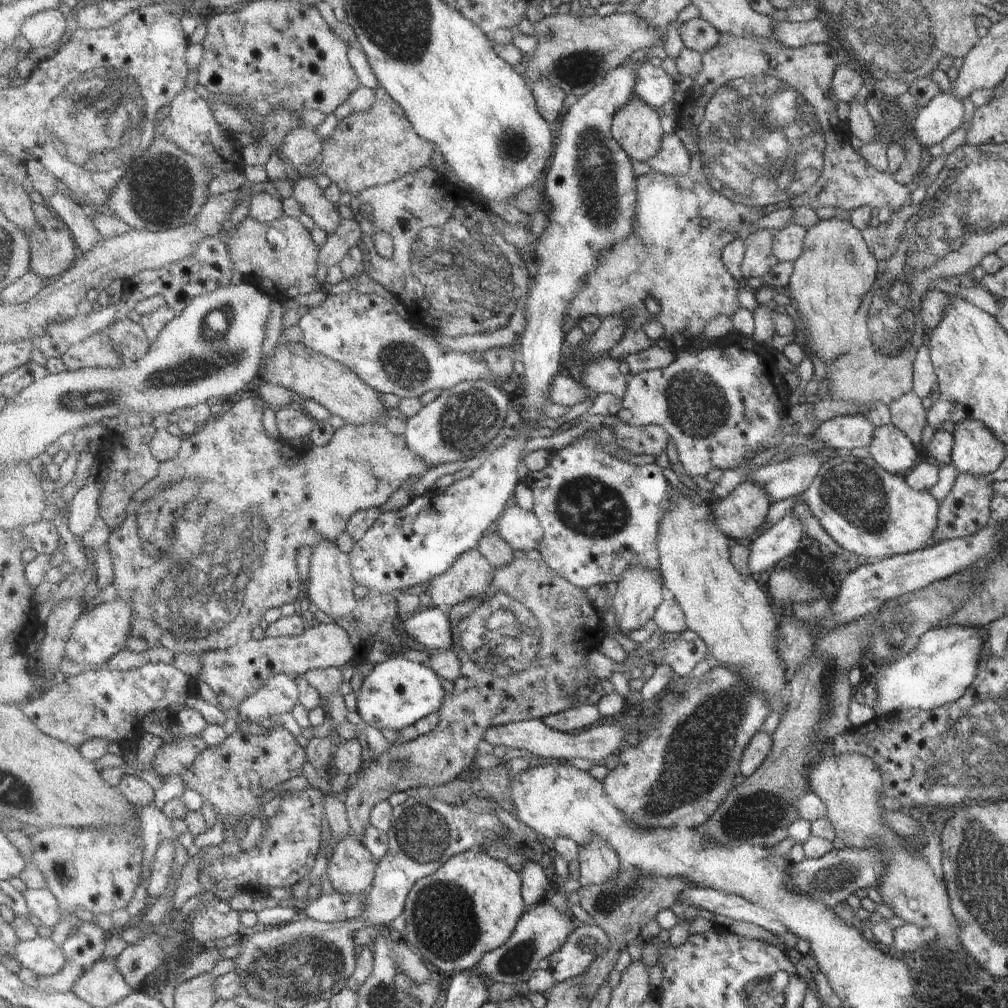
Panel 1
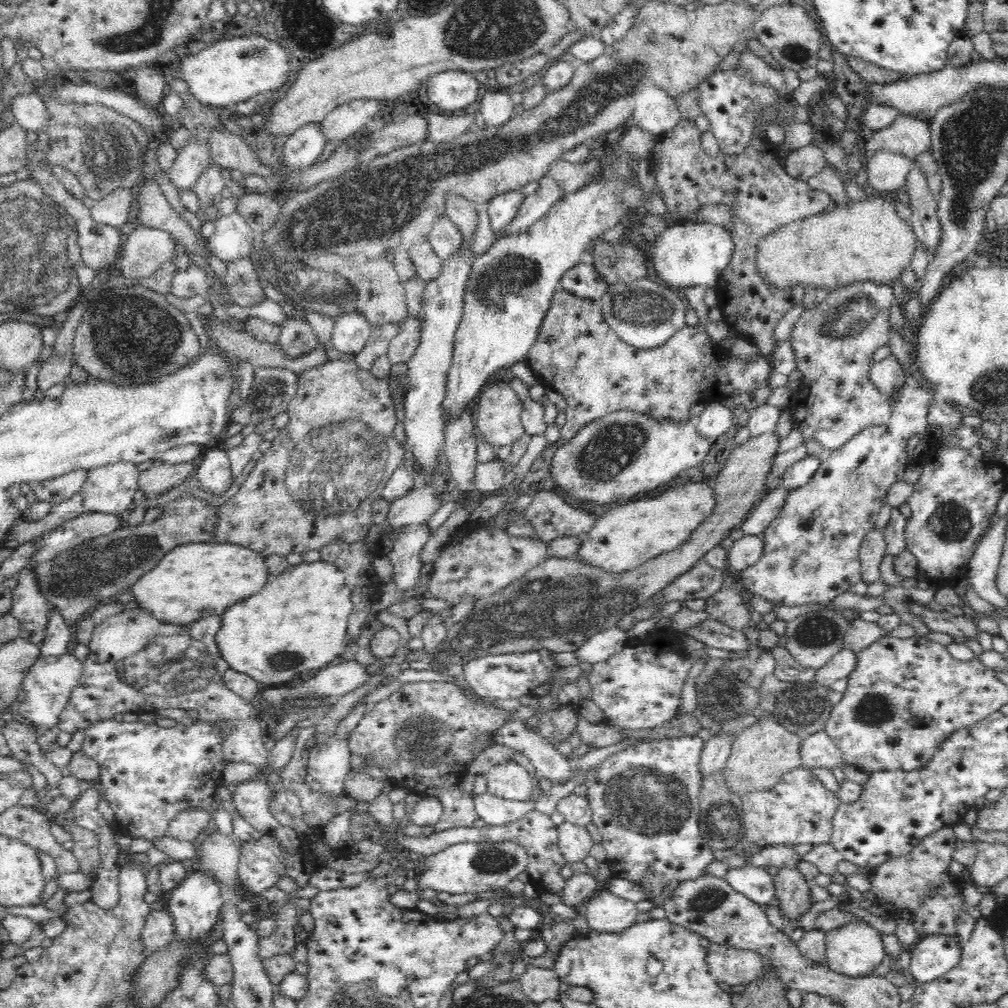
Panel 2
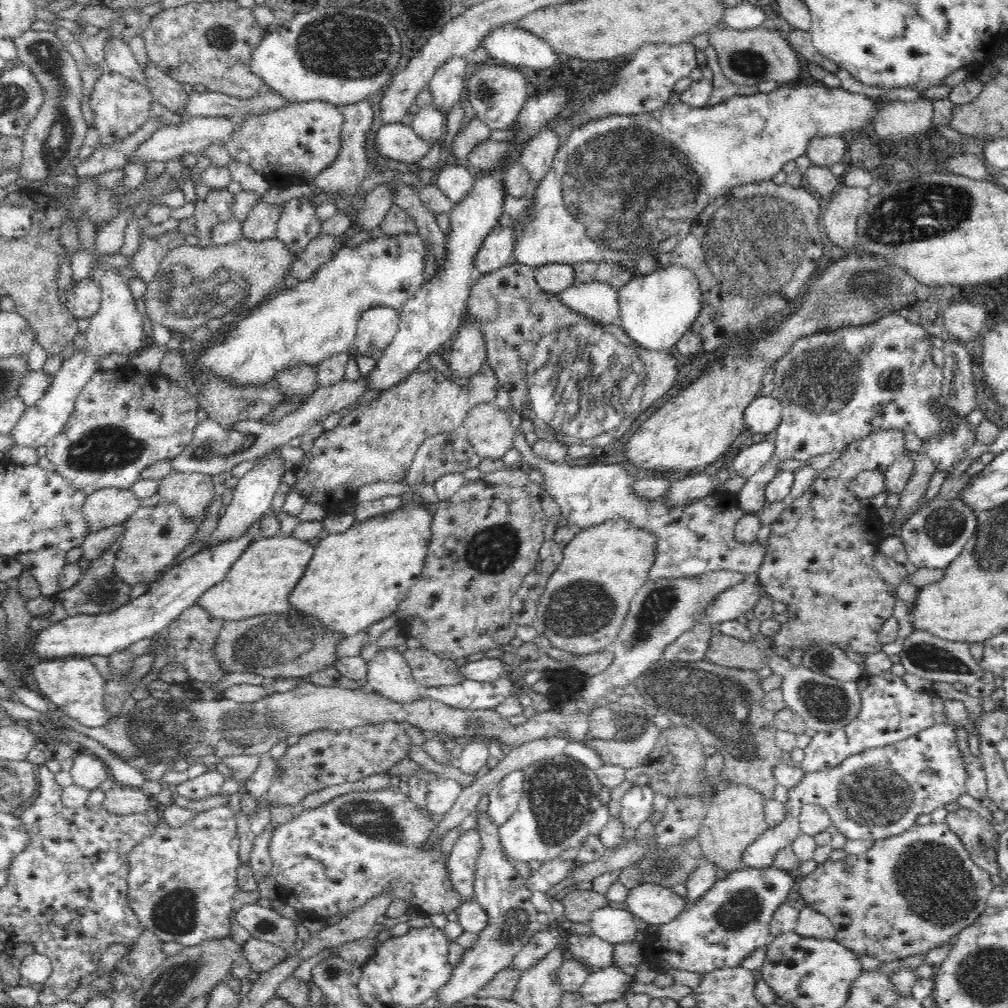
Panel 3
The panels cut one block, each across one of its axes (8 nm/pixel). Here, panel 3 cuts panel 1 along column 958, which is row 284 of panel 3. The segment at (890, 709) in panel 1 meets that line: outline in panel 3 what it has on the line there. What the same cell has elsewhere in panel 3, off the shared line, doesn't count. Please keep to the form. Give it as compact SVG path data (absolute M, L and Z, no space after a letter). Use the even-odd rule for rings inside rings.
M668 266L652 274L634 275L618 290L619 325L624 333L646 350L671 350L682 336L691 330L702 306L699 280L689 268Z

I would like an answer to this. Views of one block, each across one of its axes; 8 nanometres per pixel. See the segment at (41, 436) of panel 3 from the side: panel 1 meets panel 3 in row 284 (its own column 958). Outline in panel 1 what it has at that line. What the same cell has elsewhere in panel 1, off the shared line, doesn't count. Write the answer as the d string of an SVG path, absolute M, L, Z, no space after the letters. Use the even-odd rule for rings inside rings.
M940 92L916 110L912 130L922 146L931 147L964 125L963 118L963 103L950 93Z

